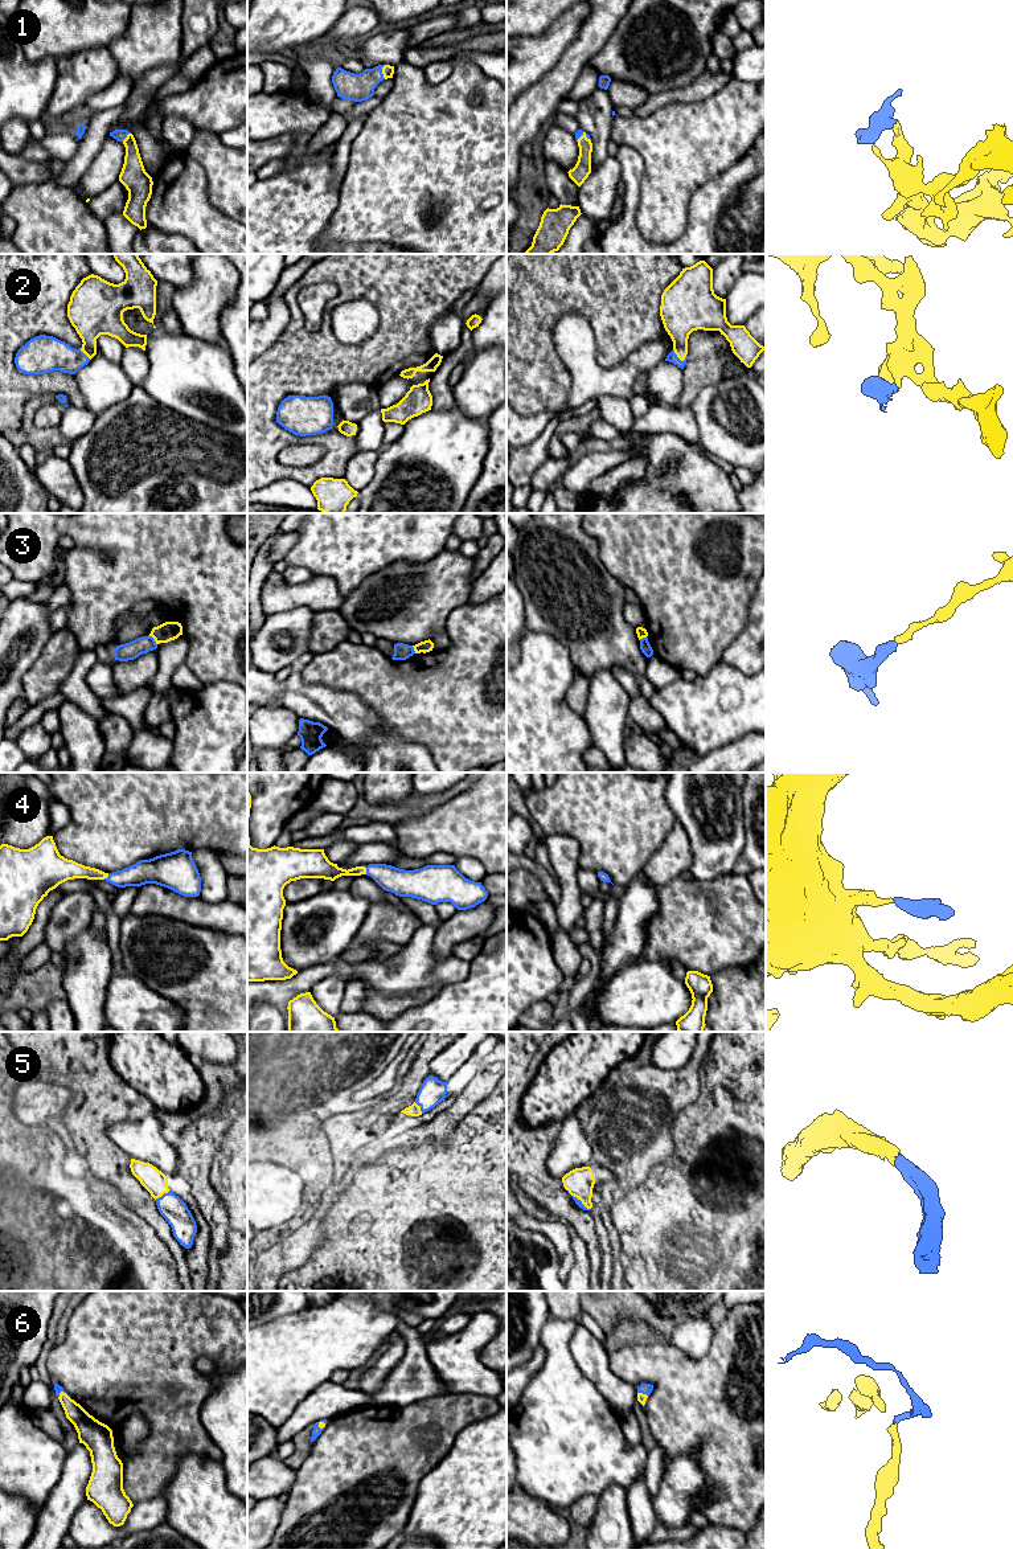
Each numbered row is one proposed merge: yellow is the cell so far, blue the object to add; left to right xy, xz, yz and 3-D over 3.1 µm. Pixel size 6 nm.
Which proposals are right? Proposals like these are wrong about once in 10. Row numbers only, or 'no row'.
1, 2, 4, 5, 6

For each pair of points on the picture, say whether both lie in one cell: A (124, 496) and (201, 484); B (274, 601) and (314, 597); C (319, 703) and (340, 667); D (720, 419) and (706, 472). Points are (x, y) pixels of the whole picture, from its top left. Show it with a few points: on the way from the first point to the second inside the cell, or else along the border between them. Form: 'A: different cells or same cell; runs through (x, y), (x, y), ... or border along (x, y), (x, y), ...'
A: same cell; runs through (143, 496), (150, 496), (154, 492), (183, 494)
B: same cell; runs through (283, 597), (304, 597)
C: different cells; border along (300, 673), (306, 681), (347, 689), (357, 696)
D: different cells; border along (700, 442), (708, 453)

